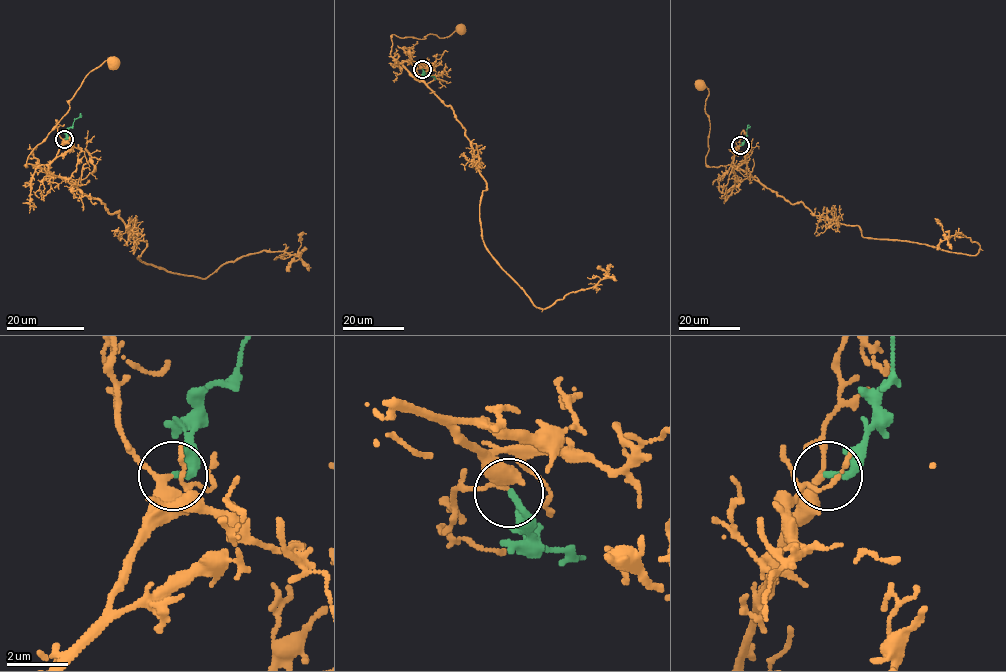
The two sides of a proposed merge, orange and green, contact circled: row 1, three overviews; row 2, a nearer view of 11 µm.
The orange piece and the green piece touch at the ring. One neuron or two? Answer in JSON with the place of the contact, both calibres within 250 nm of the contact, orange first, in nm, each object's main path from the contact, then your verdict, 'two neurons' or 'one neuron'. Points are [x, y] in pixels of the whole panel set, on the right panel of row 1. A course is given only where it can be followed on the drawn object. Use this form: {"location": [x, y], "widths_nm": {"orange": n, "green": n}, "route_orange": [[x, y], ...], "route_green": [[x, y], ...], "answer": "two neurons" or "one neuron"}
{"location": [740, 145], "widths_nm": {"orange": 280, "green": 200}, "route_orange": [[740, 145], [733, 167], [707, 165], [710, 123], [705, 101], [709, 91], [702, 83], [699, 85]], "route_green": [[740, 145], [749, 125]], "answer": "one neuron"}

